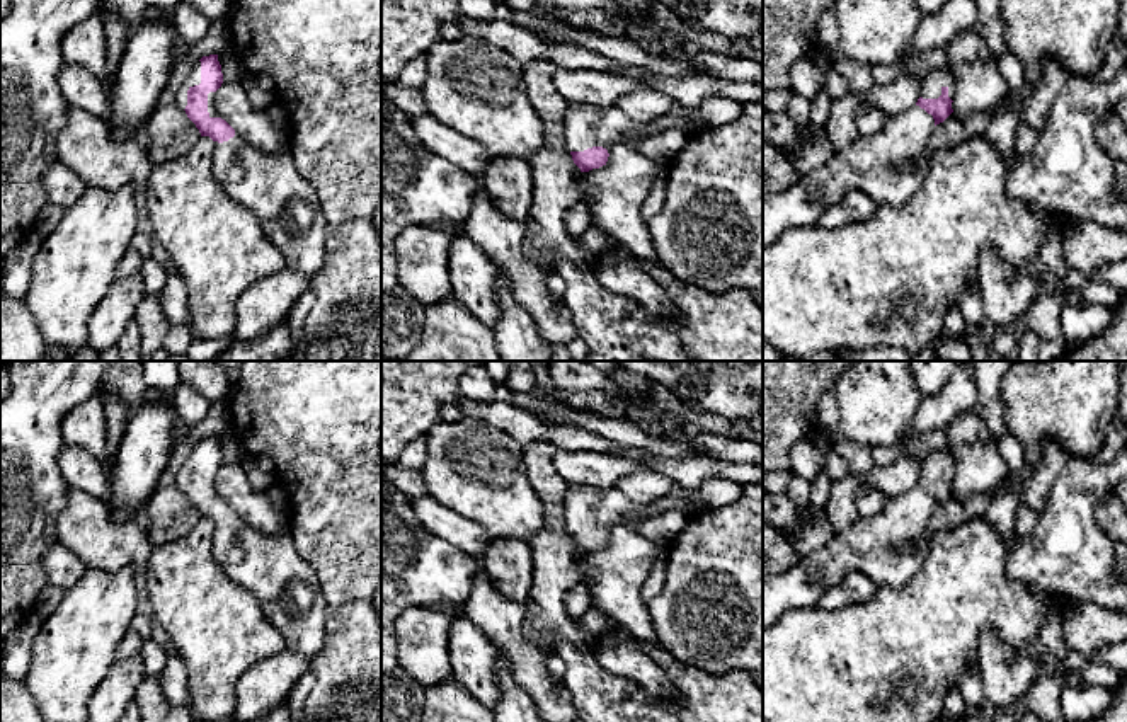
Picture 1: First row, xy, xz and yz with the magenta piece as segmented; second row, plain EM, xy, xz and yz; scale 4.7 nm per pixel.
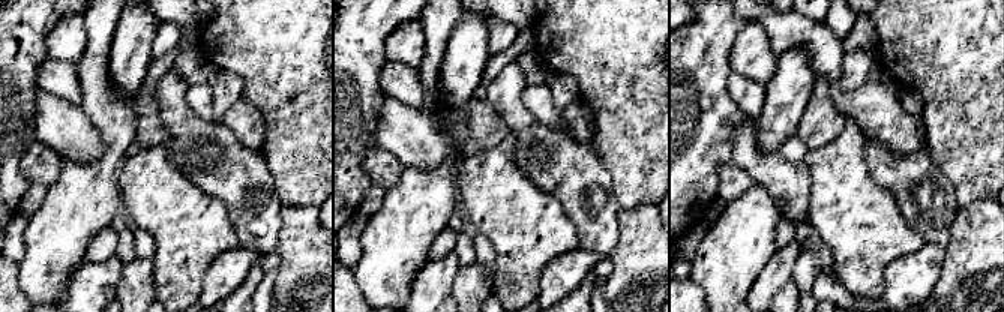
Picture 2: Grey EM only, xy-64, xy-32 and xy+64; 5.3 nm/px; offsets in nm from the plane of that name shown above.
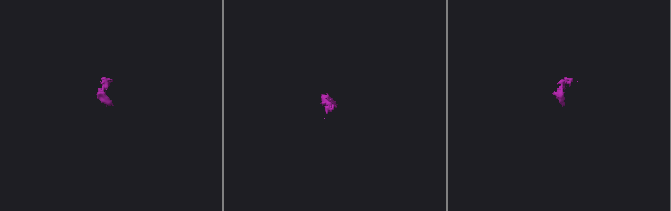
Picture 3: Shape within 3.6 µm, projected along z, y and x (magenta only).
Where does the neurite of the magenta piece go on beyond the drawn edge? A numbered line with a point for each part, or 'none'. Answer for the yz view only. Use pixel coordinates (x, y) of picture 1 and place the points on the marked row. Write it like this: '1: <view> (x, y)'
1: yz (932, 85)
2: yz (891, 166)

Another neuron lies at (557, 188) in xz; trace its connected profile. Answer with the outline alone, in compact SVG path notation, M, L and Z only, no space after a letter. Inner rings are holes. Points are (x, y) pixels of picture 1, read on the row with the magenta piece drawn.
M550 60L523 65L528 99L541 119L541 148L528 158L533 170L533 199L524 218L524 257L546 276L560 261L596 272L598 255L584 250L567 230L569 209L584 199L581 169L574 163L564 138L564 117L569 100L553 83L558 68Z

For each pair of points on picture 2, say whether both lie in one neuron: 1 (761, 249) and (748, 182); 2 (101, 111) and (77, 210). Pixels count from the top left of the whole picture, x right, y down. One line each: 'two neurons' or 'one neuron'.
1: two neurons
2: one neuron

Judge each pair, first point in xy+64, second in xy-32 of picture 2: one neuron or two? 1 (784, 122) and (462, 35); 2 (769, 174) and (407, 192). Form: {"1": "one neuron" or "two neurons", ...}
{"1": "one neuron", "2": "two neurons"}

